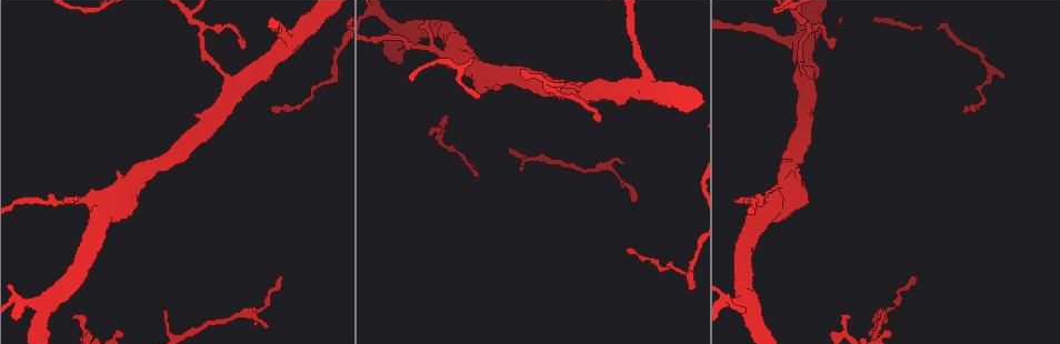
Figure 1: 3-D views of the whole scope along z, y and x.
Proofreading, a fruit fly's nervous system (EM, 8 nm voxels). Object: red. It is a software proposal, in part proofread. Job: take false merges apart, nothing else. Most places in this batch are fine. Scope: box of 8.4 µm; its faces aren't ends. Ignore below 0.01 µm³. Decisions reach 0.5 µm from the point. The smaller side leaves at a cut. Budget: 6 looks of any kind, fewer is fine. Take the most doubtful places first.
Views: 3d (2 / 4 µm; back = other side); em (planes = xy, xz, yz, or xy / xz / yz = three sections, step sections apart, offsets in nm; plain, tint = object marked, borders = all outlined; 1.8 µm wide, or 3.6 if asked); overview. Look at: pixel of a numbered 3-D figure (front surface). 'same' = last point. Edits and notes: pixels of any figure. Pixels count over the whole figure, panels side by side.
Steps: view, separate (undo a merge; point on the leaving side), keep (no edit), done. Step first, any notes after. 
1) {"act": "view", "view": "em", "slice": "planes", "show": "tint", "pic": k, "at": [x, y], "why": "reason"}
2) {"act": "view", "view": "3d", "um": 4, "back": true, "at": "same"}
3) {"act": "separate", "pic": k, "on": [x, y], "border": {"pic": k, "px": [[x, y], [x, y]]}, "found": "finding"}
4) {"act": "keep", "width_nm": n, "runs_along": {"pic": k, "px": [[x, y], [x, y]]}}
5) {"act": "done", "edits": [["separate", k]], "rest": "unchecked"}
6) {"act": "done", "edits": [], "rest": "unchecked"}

{"act": "view", "view": "3d", "um": 4, "pic": 1, "at": [328, 80], "why": "sudden change in width"}

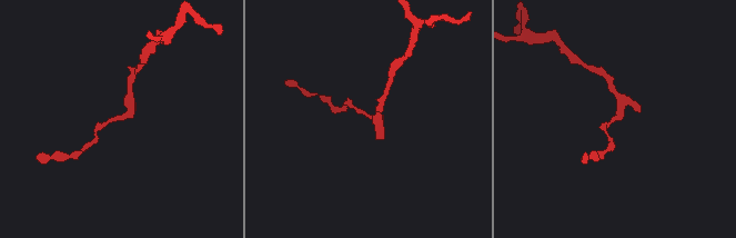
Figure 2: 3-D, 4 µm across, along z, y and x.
{"act": "view", "view": "em", "slice": "planes", "show": "tint", "pic": 2, "at": [118, 117]}

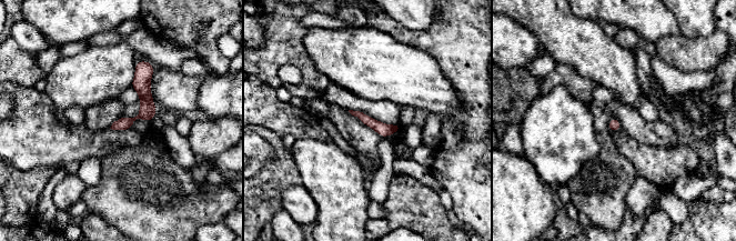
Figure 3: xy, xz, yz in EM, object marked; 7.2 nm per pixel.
{"act": "keep", "runs_along": {"pic": 3, "px": [[148, 64], [144, 110], [114, 127]]}, "found": "continuous, no second cell"}

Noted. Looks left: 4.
{"act": "view", "view": "3d", "um": 2, "pic": 1, "at": [645, 83], "why": "a fork"}

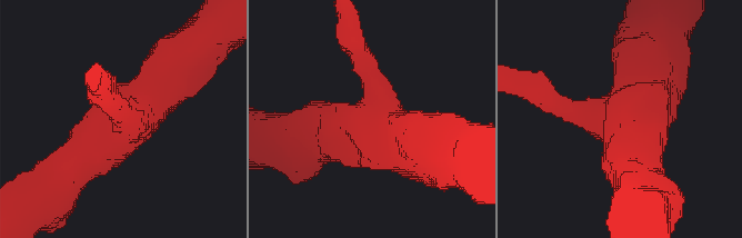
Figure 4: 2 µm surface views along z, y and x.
{"act": "view", "view": "em", "slice": "xy", "step": 4, "show": "tint", "pic": 4, "at": [122, 123], "arms": 3, "arm_widths_nm": [200, 380, 400], "why": "now the EM"}

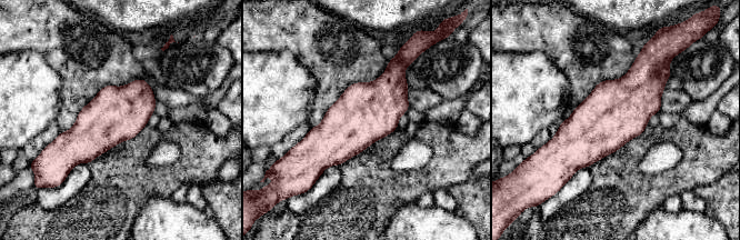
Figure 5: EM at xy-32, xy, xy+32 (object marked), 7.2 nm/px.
{"act": "view", "view": "em", "slice": "planes", "show": "tint", "at": "same", "why": "cut it another way"}

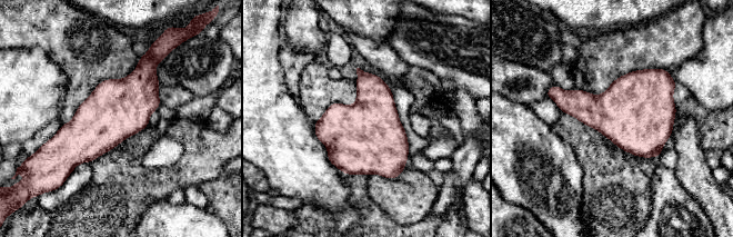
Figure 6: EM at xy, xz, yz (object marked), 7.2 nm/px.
{"act": "keep", "width_nm": 440, "found": "one cell here"}

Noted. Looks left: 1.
{"act": "done", "edits": [], "rest": "unchecked"}

